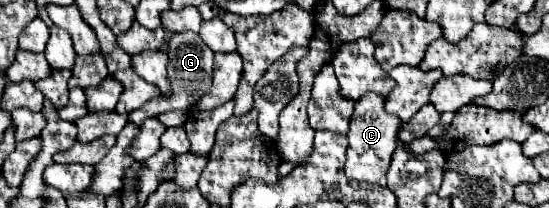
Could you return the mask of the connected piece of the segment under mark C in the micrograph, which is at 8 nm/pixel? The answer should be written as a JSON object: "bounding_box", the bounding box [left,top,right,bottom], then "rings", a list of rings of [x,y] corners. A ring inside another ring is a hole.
{"bounding_box":[345,93,401,185],"rings":[[[367,93],[359,101],[355,101],[355,111],[351,117],[351,129],[347,133],[349,147],[347,147],[345,175],[349,179],[385,185],[387,167],[391,165],[391,155],[397,147],[397,131],[401,127],[401,119],[395,115],[389,115],[383,109],[383,103],[385,101],[373,93]]]}

